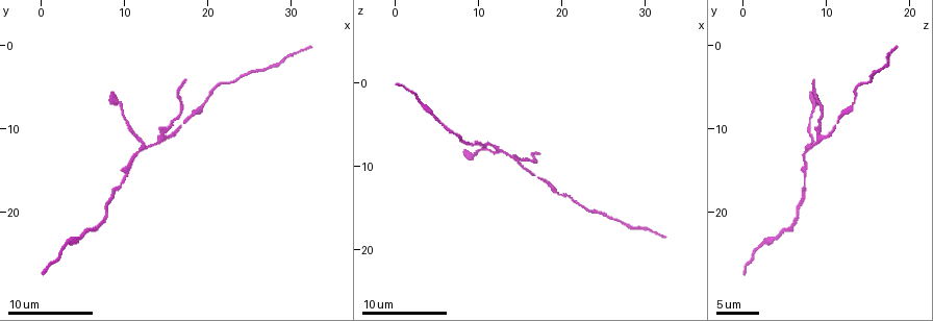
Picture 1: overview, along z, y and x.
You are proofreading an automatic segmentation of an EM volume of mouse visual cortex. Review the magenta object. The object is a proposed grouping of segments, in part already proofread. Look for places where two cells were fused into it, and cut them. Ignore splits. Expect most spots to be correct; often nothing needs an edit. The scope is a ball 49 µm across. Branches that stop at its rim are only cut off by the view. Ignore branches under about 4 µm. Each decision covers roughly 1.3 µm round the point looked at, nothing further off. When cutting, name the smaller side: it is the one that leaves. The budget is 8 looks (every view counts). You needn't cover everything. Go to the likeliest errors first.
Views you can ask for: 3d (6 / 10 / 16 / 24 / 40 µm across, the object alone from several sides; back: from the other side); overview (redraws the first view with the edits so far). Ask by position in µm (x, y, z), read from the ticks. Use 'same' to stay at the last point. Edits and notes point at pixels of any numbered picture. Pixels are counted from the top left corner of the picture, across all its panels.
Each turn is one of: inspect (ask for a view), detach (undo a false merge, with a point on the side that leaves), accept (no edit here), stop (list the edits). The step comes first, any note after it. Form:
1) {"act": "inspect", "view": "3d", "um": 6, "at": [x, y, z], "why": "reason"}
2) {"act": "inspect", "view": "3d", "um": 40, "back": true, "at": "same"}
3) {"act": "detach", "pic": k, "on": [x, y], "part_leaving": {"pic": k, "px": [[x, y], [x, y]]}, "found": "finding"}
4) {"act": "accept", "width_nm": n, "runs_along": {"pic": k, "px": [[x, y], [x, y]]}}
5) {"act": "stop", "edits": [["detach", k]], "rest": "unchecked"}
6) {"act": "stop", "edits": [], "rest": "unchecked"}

{"act": "inspect", "view": "3d", "um": 10, "at": [12.0, 12.0, 8.0], "why": "a fork"}

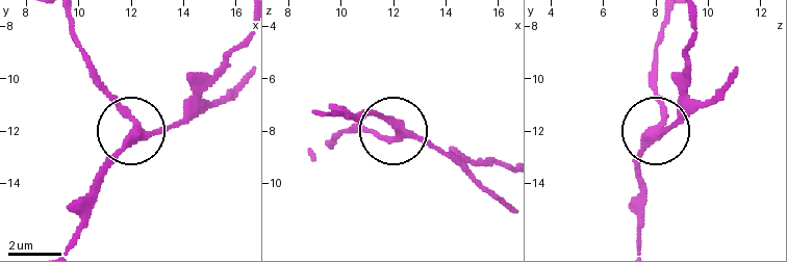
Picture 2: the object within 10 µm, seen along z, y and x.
{"act": "accept", "width_nm": 270, "found": "all the same cell"}

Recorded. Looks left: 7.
{"act": "inspect", "view": "3d", "um": 10, "at": [3.2, 23.4, 2.8]}

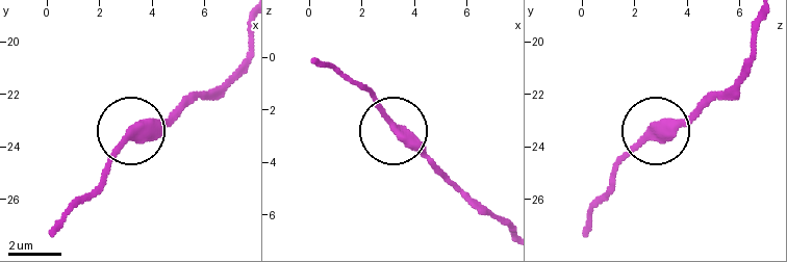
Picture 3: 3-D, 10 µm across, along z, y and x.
{"act": "accept", "width_nm": 360, "runs_along": {"pic": 3, "px": [[759, 24], [750, 64], [726, 88], [662, 125], [611, 176]]}, "found": "one cell here"}

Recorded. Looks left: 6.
{"act": "inspect", "view": "3d", "um": 10, "at": [9.6, 7.6, 8.2], "why": "sudden change in width"}

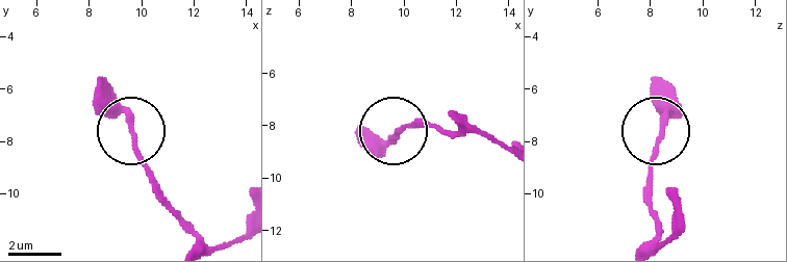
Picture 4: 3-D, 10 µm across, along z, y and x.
{"act": "accept", "runs_along": {"pic": 4, "px": [[204, 243], [140, 156], [128, 123], [99, 84]]}, "found": "one cell here"}

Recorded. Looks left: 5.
{"act": "inspect", "view": "3d", "um": 10, "at": [19.0, 7.4, 13.0], "why": "thick turns thin"}

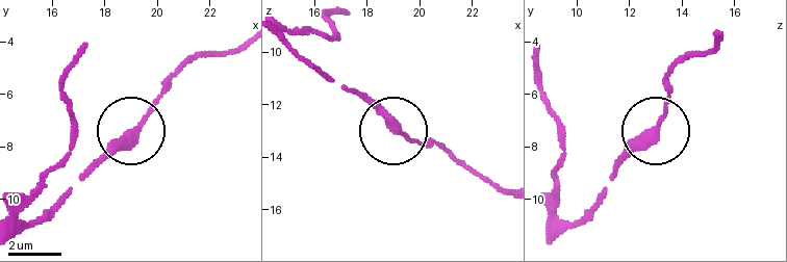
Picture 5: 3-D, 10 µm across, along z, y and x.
{"act": "inspect", "view": "3d", "um": 10, "back": true, "at": [19.0, 7.5, 12.8]}

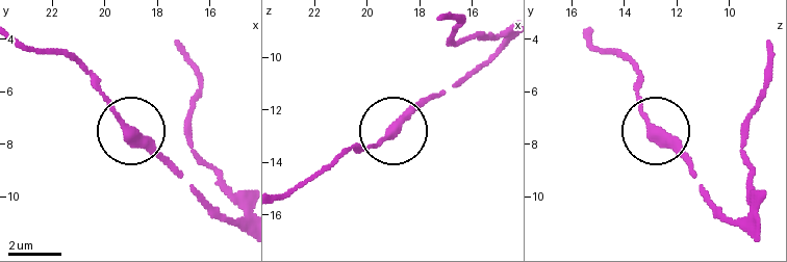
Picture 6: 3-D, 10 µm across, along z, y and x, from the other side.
{"act": "accept", "runs_along": {"pic": 6, "px": [[750, 233], [716, 206], [662, 138], [635, 87]]}, "found": "continuous, no second cell"}

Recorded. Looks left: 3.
{"act": "stop", "edits": [], "rest": "unchecked"}

